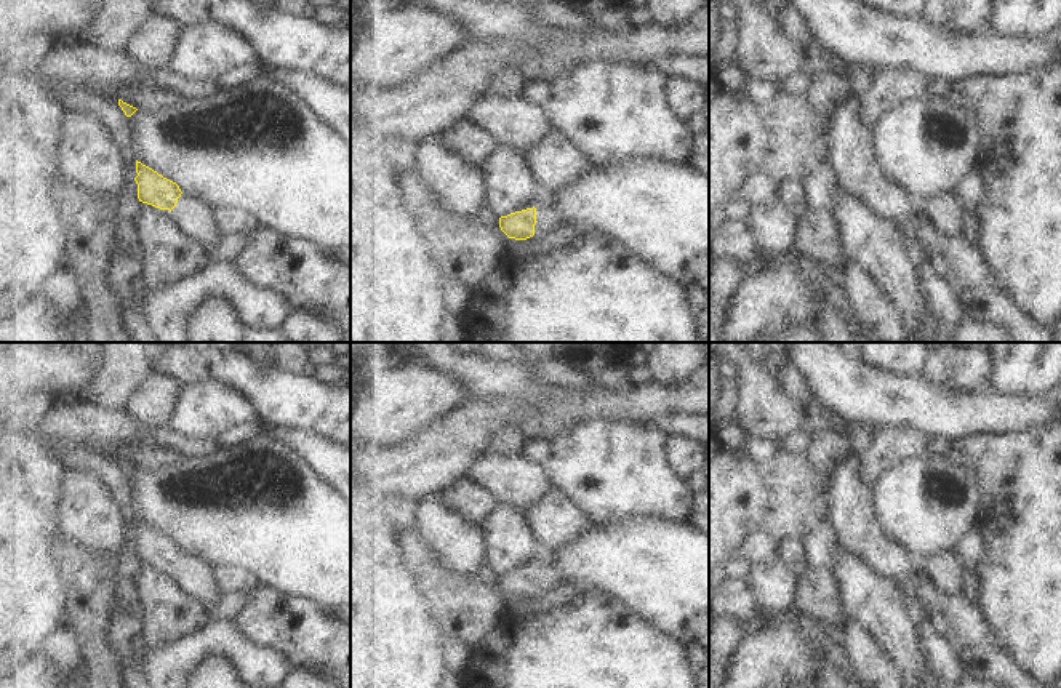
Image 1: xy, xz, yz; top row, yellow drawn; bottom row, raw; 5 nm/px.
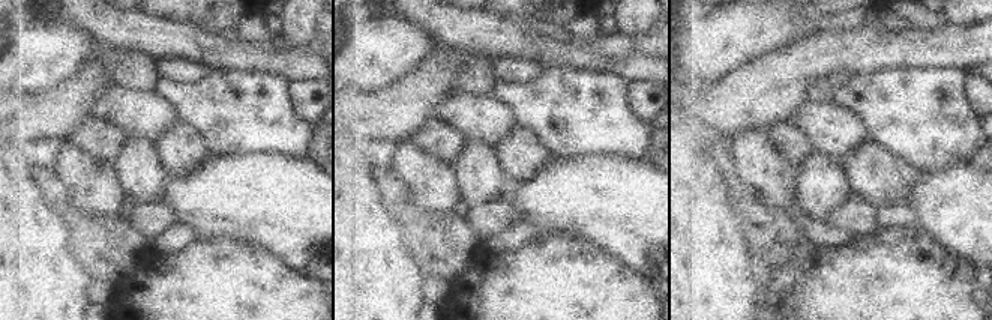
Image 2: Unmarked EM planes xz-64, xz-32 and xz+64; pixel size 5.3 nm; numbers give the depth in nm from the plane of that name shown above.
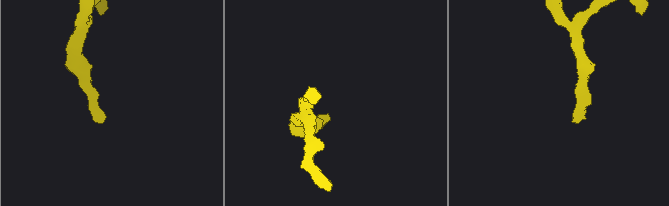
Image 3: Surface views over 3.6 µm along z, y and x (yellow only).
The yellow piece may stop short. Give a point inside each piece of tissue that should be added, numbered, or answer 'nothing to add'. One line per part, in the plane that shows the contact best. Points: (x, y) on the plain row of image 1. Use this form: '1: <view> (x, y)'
1: xz (548, 578)

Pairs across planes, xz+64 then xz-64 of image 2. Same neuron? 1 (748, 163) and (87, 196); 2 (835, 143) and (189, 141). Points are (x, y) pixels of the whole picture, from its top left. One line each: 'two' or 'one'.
1: one
2: two

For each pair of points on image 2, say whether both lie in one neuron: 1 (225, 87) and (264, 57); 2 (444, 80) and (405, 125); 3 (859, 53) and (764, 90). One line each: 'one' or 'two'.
1: two
2: one
3: one

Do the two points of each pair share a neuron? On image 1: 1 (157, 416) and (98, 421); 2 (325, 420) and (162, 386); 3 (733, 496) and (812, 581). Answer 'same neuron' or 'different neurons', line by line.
1: different neurons
2: different neurons
3: different neurons

